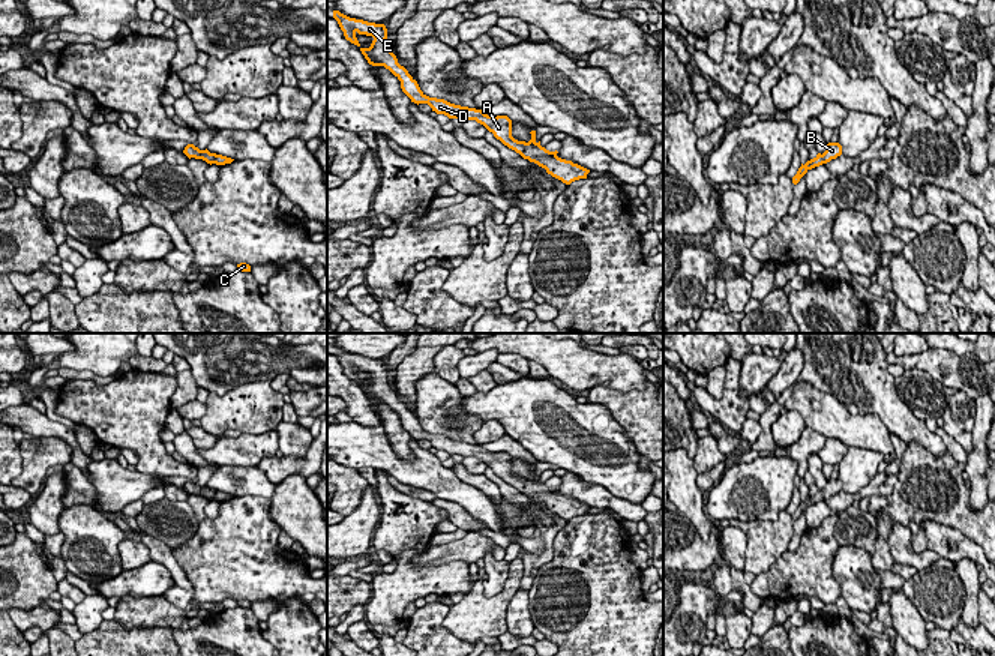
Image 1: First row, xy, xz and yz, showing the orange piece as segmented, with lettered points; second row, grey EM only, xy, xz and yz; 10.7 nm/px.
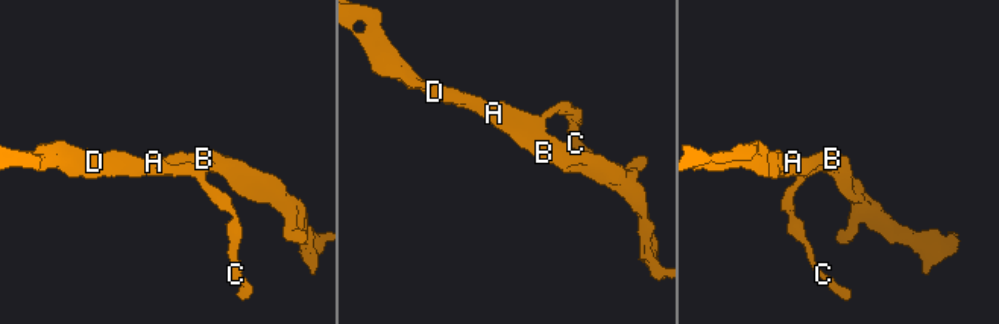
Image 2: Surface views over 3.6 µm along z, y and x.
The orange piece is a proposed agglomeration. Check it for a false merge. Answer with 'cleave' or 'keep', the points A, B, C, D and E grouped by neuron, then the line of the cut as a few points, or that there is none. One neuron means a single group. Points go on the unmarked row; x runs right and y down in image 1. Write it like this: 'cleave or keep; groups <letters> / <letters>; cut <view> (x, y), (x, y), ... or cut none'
keep; groups A B C D E; cut none

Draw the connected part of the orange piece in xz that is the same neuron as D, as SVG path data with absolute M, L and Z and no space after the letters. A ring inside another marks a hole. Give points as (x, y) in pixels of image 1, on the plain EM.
M333 347L333 354L338 357L344 372L351 380L357 381L372 402L384 402L399 417L402 428L414 440L428 440L437 450L444 450L449 455L476 456L483 461L489 468L494 470L504 482L519 489L524 495L537 500L545 504L548 510L570 521L575 516L587 515L590 506L566 497L557 492L555 488L549 488L536 477L536 467L531 467L531 476L528 479L518 477L512 473L512 456L507 452L488 452L482 446L468 444L450 440L444 435L426 432L417 417L408 410L408 407L398 399L396 392L387 381L387 365L384 360L368 359L363 356L350 354L339 347ZM356 371L372 372L374 377L369 384L362 384Z

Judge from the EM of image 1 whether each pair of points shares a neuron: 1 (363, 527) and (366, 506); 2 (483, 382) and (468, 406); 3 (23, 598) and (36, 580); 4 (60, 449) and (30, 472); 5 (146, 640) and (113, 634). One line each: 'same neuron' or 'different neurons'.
1: same neuron
2: different neurons
3: same neuron
4: same neuron
5: same neuron

